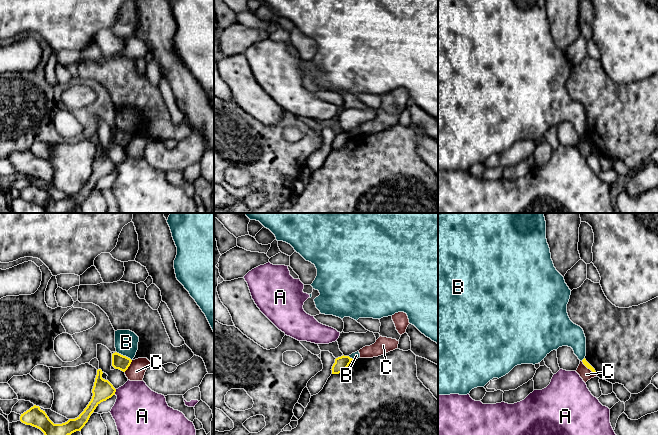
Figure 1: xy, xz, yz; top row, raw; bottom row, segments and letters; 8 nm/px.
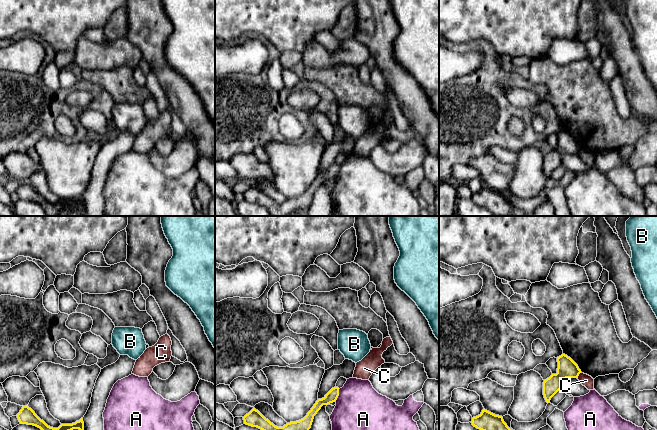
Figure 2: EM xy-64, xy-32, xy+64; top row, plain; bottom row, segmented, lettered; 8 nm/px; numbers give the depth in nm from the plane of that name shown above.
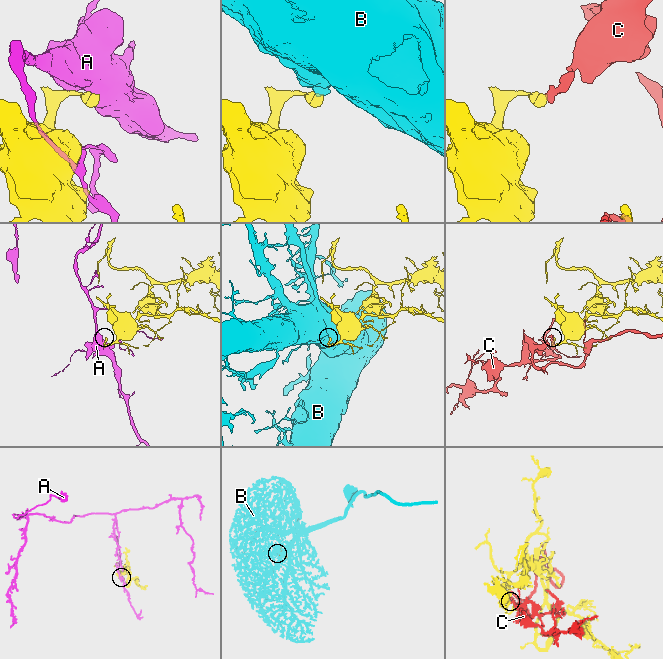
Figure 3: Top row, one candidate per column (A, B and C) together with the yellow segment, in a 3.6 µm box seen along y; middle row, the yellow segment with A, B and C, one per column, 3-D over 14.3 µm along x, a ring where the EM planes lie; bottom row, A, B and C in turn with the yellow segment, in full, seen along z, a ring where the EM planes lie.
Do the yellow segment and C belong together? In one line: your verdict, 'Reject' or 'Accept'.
Reject

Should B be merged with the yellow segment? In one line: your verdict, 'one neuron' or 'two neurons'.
two neurons

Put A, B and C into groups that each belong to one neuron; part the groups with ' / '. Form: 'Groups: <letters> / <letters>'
Groups: A / B / C

